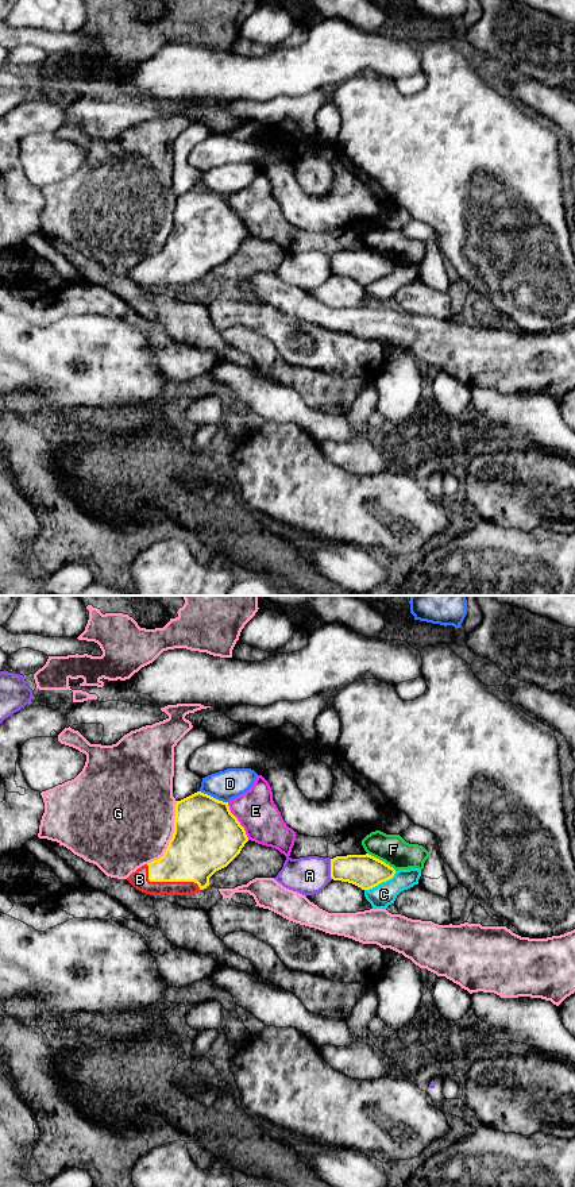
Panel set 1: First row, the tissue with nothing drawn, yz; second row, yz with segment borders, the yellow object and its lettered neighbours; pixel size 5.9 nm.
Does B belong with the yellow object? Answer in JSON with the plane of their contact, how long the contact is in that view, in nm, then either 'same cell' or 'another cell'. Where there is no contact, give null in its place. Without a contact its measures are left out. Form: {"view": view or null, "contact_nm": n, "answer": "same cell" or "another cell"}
{"view": "yz", "contact_nm": 360, "answer": "same cell"}

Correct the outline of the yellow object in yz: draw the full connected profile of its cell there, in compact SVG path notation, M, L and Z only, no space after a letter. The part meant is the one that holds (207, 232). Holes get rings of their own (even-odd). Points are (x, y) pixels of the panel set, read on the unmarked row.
M197 186L175 199L174 228L163 251L132 267L127 275L150 290L193 290L209 281L209 273L227 262L248 236L228 197Z

